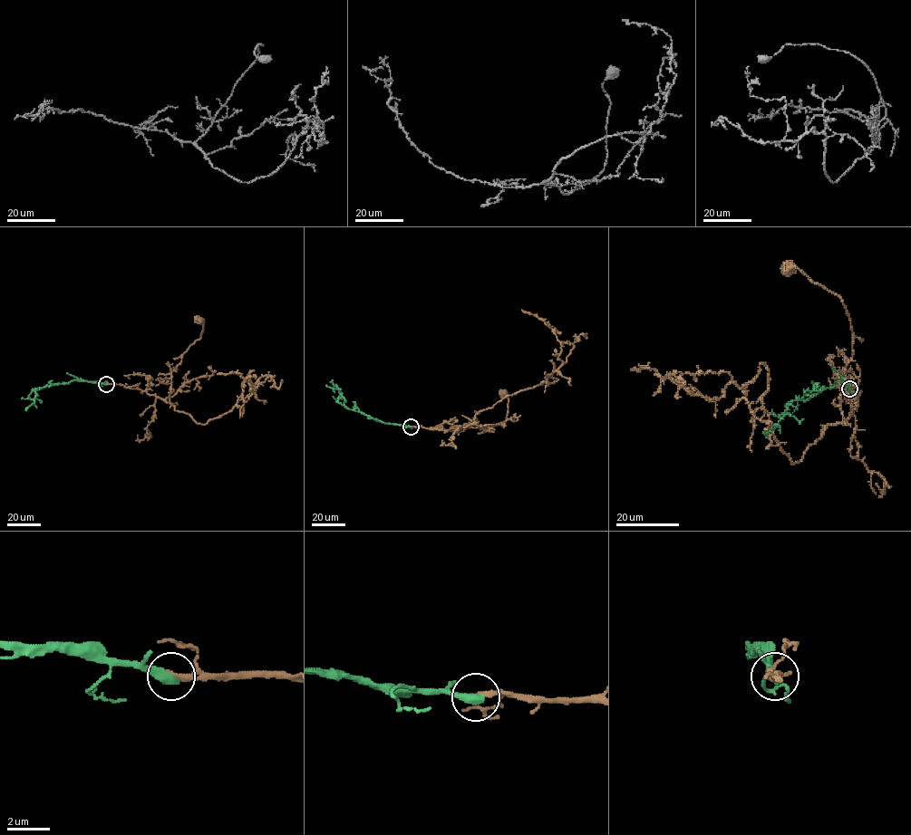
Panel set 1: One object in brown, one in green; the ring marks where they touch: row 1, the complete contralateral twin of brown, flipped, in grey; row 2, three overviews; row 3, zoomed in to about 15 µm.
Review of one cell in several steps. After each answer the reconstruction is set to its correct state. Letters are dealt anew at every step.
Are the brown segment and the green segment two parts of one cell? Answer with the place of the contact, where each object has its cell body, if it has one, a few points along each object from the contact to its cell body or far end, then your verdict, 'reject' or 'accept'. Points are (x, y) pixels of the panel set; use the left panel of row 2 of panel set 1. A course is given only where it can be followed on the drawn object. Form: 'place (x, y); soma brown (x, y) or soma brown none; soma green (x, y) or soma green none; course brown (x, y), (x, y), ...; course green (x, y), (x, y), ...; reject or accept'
place (106, 384); soma brown (198, 321); soma green none; course brown (106, 384), (145, 390), (169, 403), (171, 371), (180, 362), (182, 354), (200, 338), (204, 320), (198, 320); course green (106, 384), (74, 379), (41, 387), (33, 390), (35, 393), (34, 403), (26, 410); accept

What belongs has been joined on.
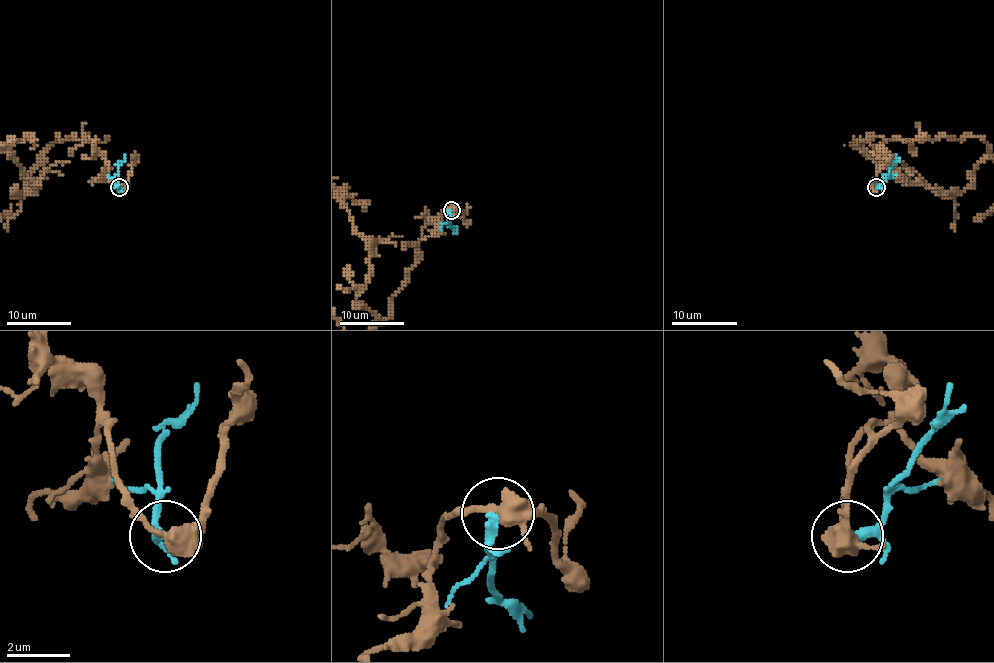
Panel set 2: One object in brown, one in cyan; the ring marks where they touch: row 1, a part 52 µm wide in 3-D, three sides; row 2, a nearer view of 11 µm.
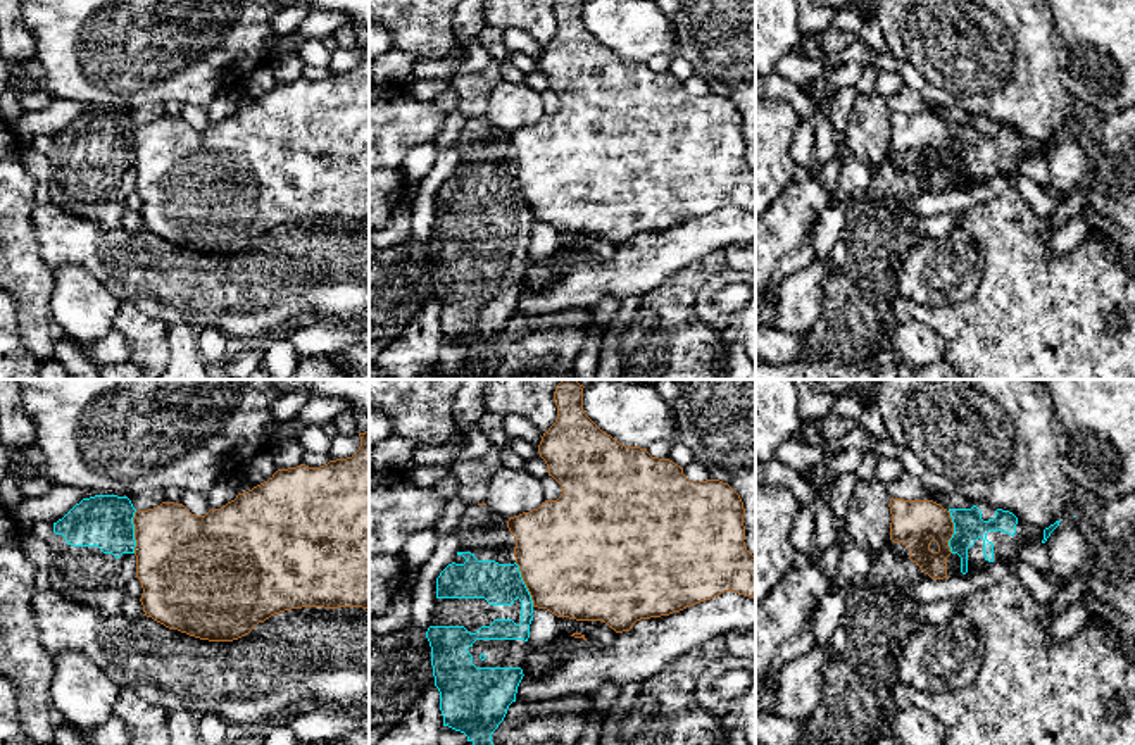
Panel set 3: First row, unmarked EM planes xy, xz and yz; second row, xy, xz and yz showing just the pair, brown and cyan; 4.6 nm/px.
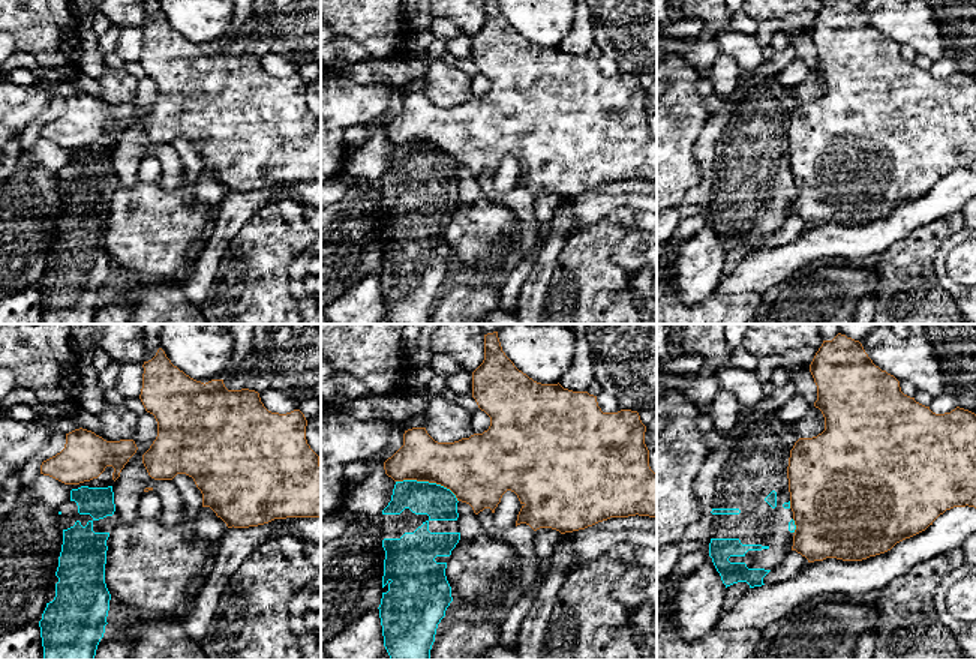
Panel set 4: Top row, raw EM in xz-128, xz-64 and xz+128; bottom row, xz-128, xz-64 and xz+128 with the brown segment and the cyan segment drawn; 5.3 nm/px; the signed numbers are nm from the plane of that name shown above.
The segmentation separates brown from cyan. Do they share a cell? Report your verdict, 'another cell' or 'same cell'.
another cell

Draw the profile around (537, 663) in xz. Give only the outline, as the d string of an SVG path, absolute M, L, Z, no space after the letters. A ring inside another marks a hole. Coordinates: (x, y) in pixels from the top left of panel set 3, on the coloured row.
M561 633L550 645L533 650L526 648L523 674L524 676L543 676L552 669L559 667L562 659L576 650L580 645L586 643L583 638L574 638L571 635Z

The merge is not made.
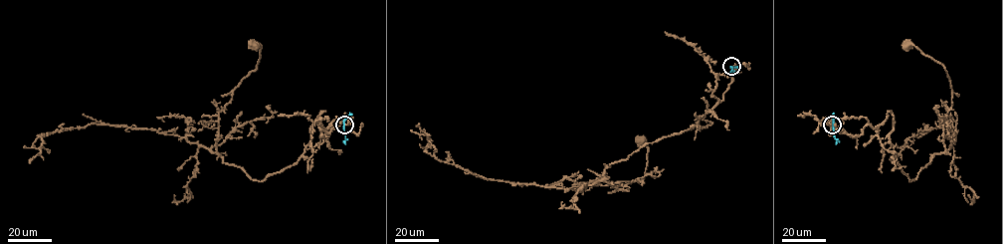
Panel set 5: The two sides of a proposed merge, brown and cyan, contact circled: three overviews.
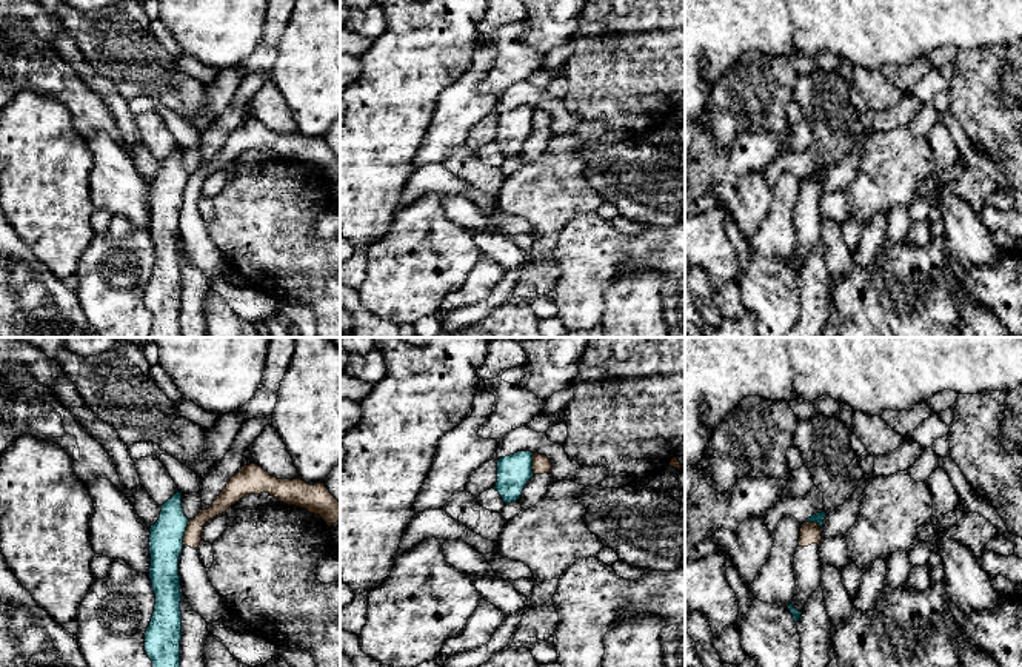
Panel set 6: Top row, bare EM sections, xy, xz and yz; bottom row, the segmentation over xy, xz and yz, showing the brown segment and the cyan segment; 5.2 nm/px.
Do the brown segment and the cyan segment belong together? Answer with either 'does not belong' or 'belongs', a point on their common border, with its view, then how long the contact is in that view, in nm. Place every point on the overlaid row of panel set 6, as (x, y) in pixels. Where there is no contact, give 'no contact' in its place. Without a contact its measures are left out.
does not belong; contact xy (185, 532); length 140 nm

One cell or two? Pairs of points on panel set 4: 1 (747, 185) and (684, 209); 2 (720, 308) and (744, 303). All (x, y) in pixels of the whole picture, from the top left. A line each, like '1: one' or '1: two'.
1: two
2: one

